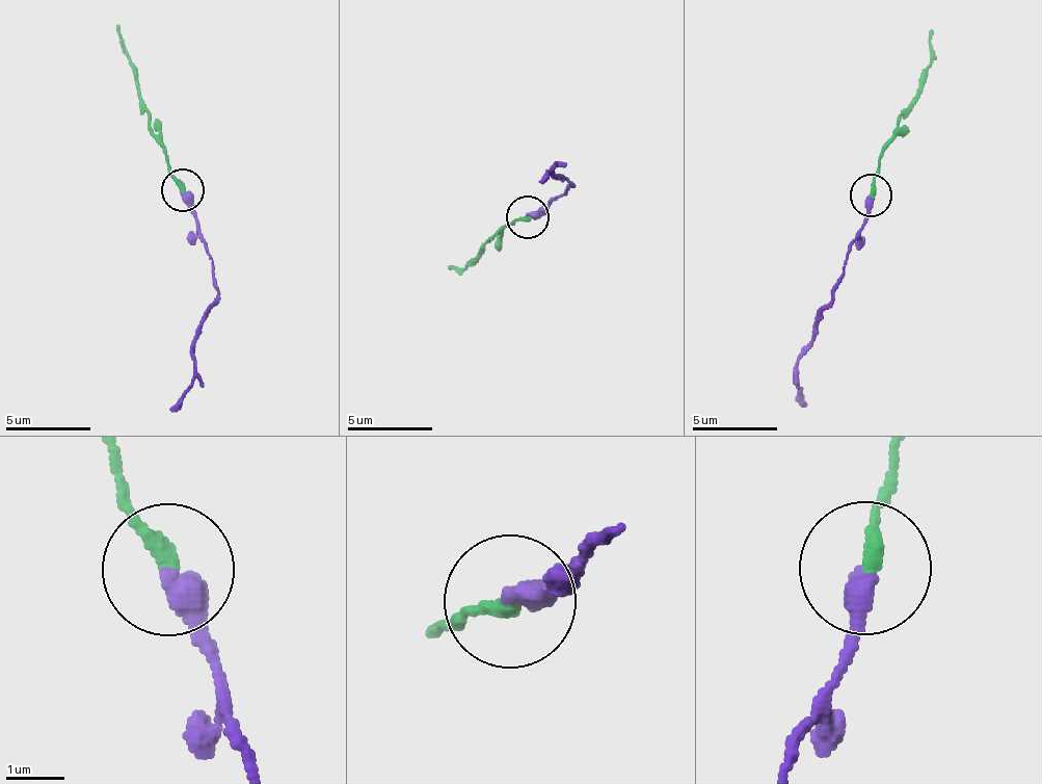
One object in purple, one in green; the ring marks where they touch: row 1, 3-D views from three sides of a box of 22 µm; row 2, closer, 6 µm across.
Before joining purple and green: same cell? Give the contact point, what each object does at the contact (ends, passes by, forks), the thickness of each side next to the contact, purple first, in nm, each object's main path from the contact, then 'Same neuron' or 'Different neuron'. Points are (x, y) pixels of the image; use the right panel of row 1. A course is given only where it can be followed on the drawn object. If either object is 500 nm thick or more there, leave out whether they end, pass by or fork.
Place: (871, 196). At the ring purple ends. At the ring green ends. Thickness 420 nm (purple) against 280 nm. Course of purple: (872, 197), (834, 293), (796, 362), (796, 383), (805, 404). Course of green: (872, 197), (881, 148), (931, 58), (930, 28). Different neuron

